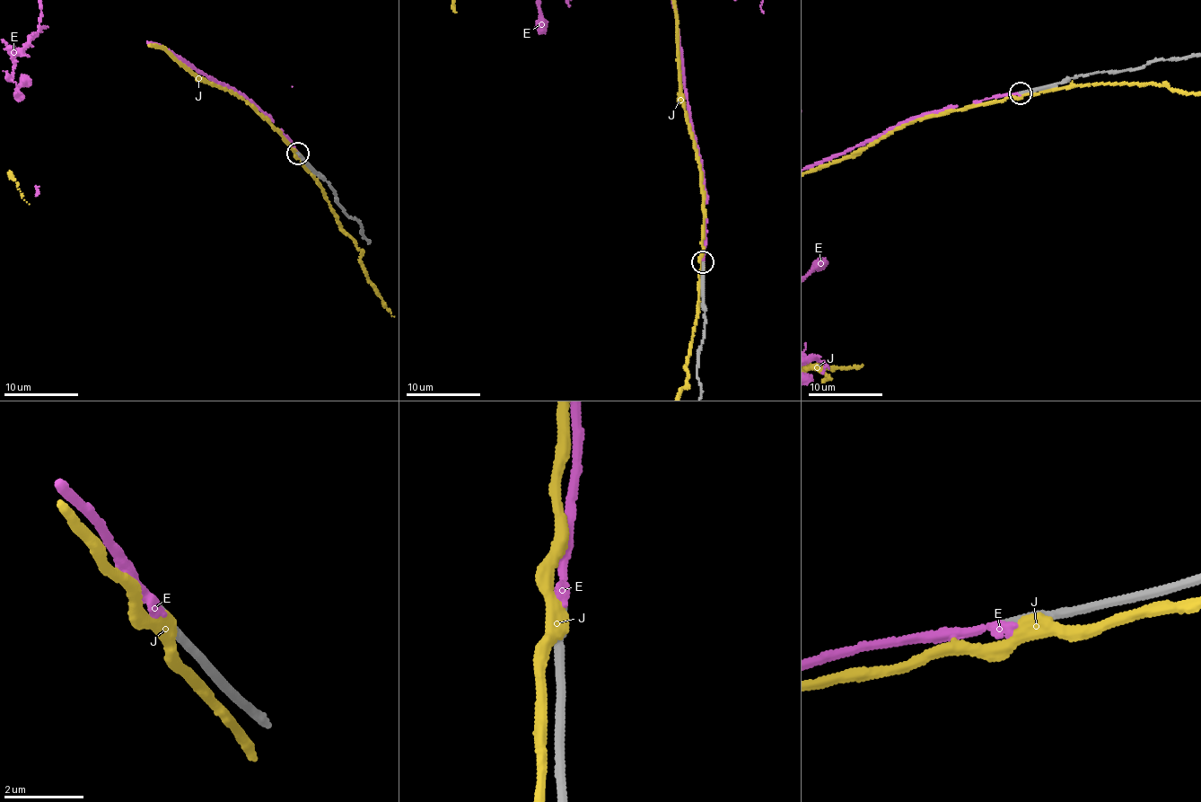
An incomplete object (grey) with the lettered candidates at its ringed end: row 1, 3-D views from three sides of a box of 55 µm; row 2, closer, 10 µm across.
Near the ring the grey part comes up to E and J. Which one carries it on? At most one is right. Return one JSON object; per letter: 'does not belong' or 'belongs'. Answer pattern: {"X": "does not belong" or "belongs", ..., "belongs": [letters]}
{"E": "belongs", "J": "does not belong", "belongs": ["E"]}

